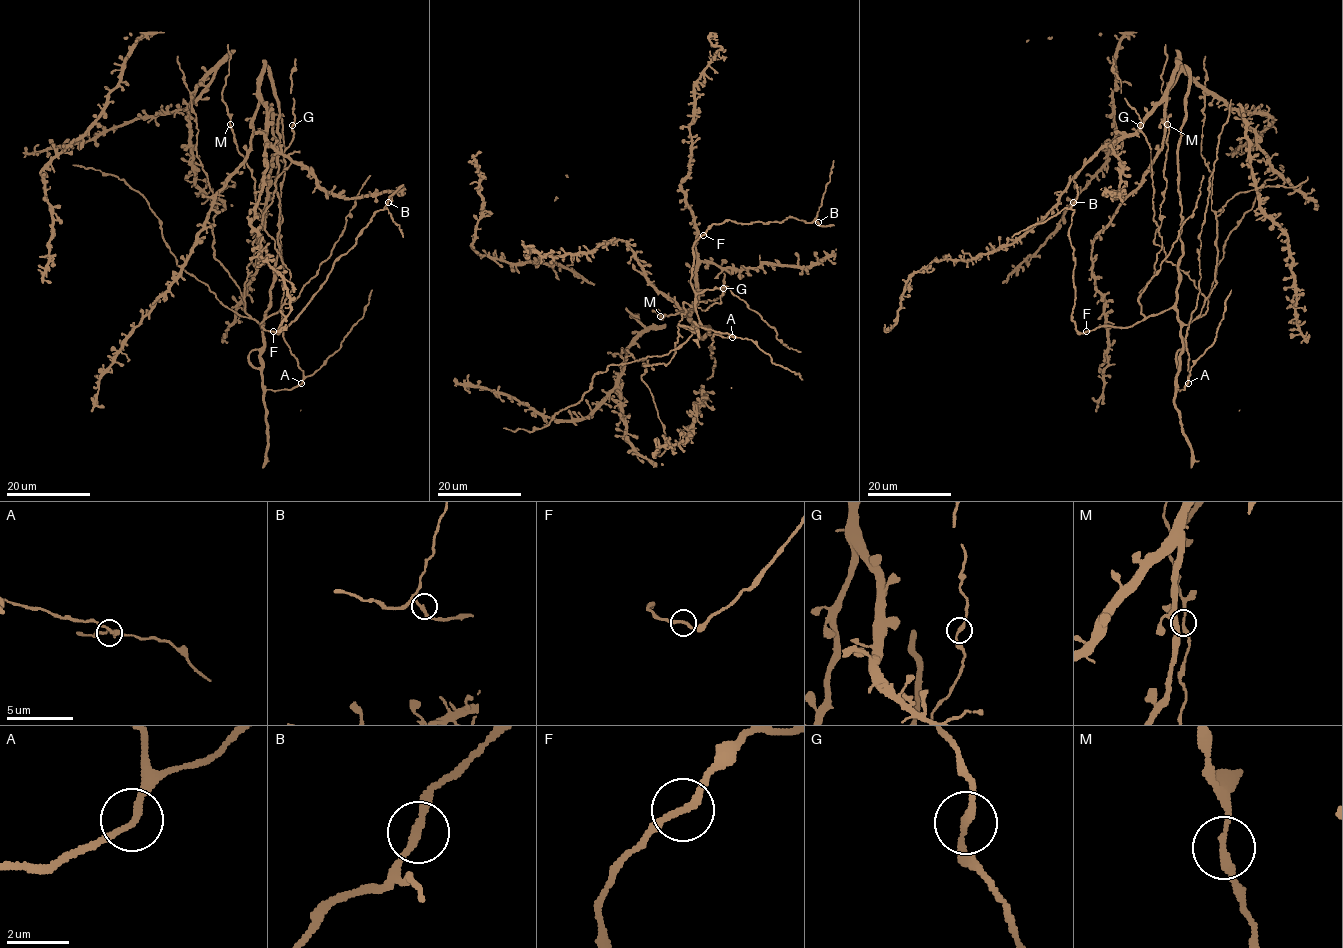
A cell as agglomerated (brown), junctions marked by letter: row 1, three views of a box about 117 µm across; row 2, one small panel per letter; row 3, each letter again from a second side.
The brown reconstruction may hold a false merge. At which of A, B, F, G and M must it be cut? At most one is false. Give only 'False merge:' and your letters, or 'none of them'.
False merge: none of them

